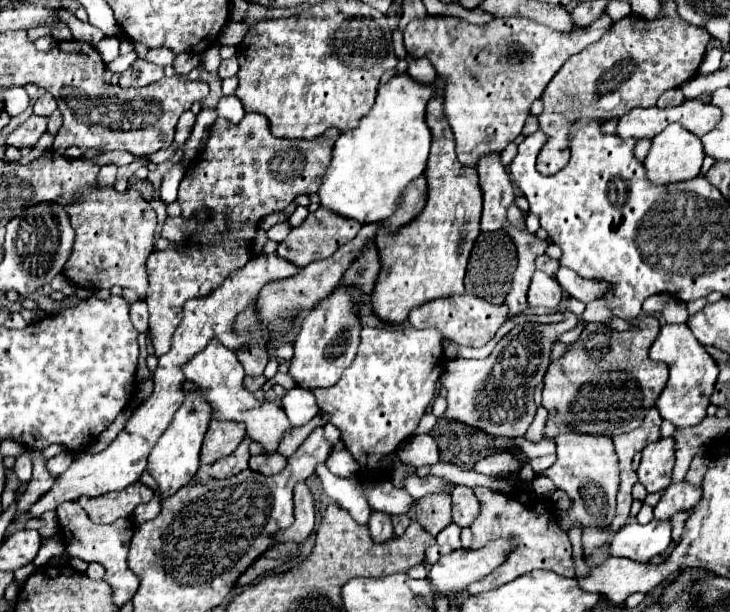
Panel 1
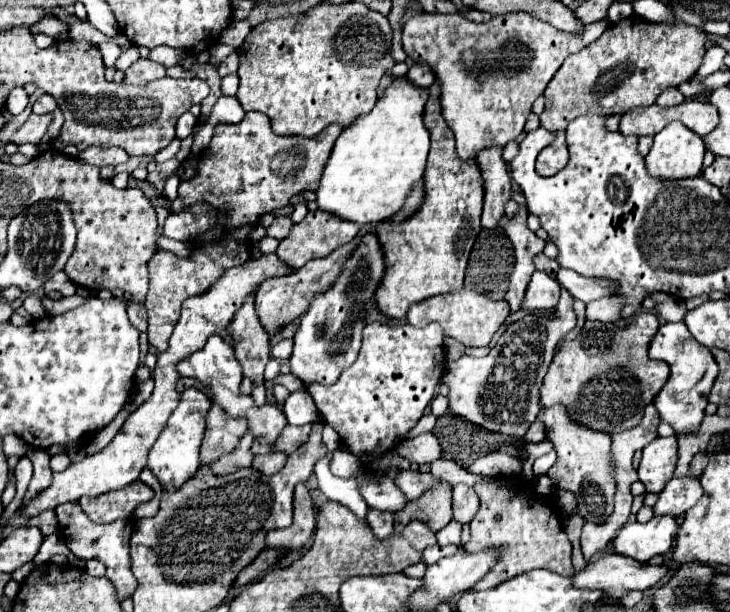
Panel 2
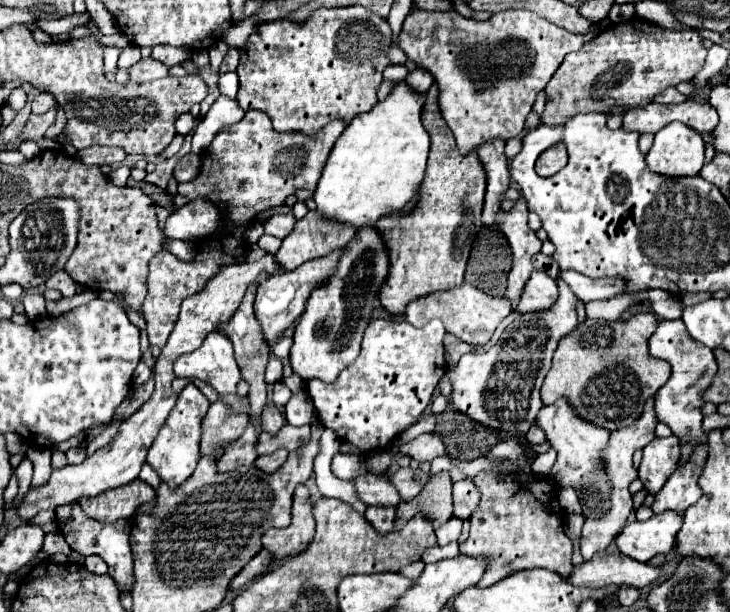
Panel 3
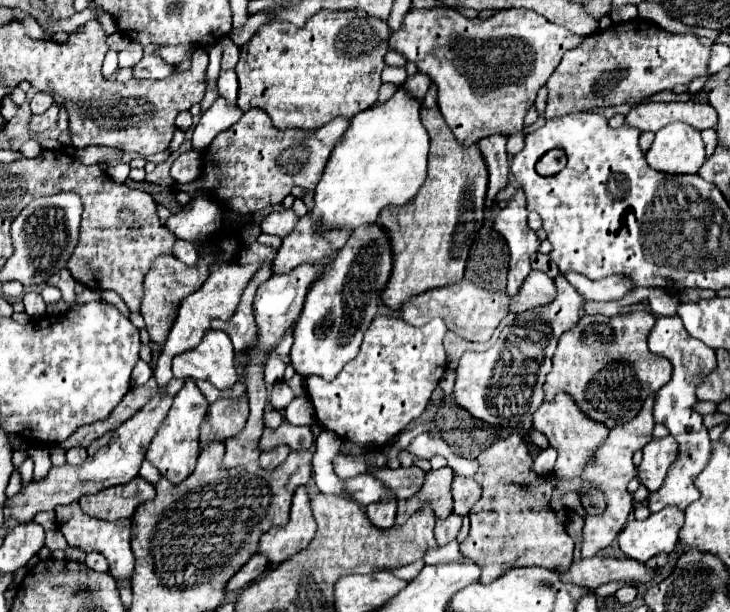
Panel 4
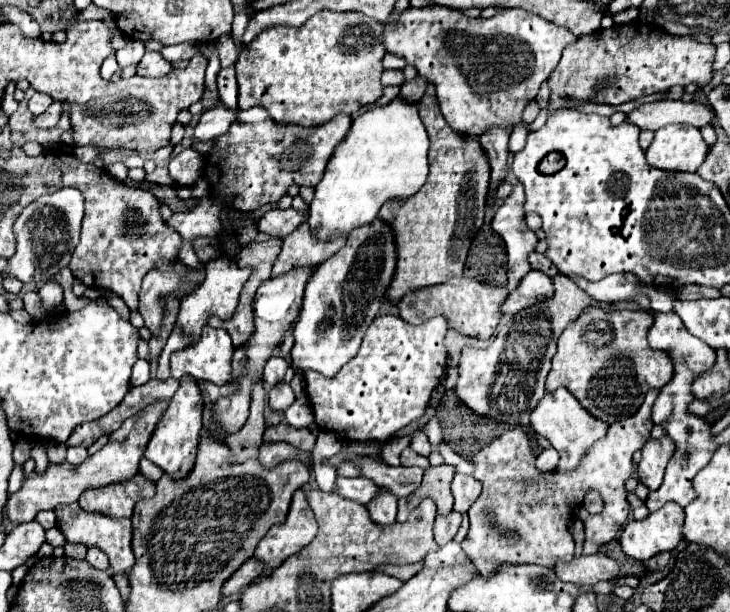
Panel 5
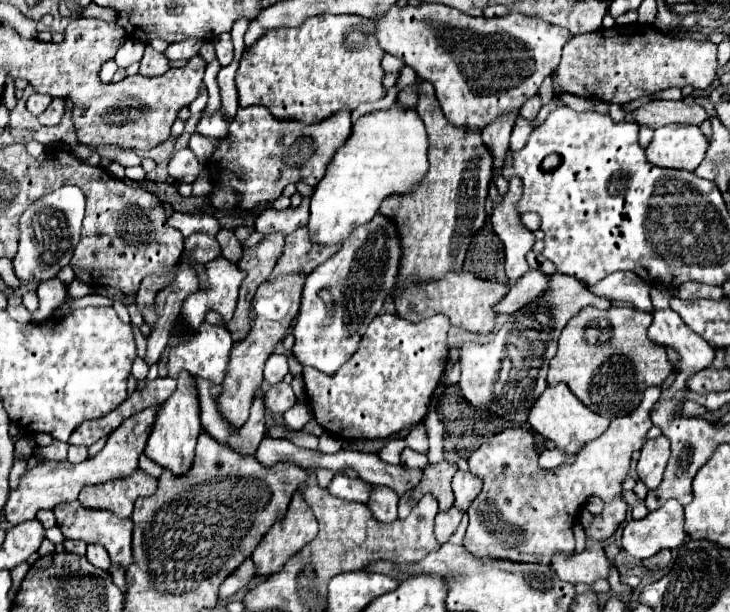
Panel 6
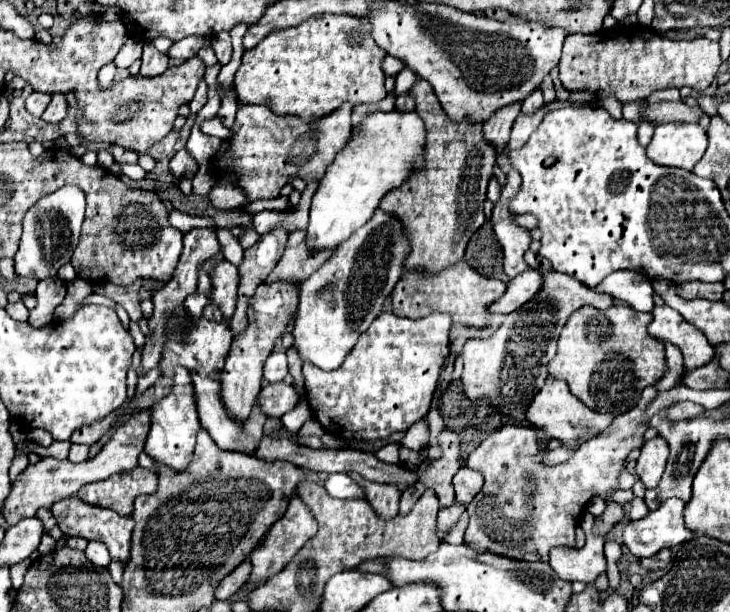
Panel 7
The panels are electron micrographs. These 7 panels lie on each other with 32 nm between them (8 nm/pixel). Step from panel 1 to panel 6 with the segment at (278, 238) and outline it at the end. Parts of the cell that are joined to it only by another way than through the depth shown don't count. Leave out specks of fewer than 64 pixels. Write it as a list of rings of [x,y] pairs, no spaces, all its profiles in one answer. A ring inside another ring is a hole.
[[[304,200],[304,204],[300,208],[264,210],[258,215],[258,232],[262,232],[262,234],[281,232],[287,236],[308,222],[309,206],[310,200]]]

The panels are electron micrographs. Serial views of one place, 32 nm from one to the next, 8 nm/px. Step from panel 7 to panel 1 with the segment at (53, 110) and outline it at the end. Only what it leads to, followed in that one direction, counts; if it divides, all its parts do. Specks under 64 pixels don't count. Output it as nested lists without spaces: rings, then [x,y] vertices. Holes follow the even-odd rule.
[[[30,116],[22,126],[18,126],[8,138],[6,138],[6,146],[14,146],[14,148],[26,148],[26,146],[34,146],[38,142],[38,138],[46,132],[46,124],[48,118],[42,116]]]

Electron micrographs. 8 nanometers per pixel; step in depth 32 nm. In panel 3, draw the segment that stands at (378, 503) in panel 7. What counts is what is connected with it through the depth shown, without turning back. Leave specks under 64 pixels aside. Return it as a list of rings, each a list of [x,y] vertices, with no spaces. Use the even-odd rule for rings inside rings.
[[[370,506],[370,508],[366,510],[366,520],[372,524],[372,528],[374,528],[380,536],[384,536],[384,534],[392,532],[392,526],[394,526],[394,514],[396,514],[396,510]]]

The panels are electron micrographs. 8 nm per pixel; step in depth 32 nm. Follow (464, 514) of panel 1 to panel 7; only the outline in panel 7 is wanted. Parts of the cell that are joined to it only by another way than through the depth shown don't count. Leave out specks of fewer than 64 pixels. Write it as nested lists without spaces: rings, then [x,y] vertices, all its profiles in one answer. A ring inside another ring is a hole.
[[[460,468],[452,480],[456,492],[456,504],[468,506],[474,496],[482,490],[482,474],[470,468]]]

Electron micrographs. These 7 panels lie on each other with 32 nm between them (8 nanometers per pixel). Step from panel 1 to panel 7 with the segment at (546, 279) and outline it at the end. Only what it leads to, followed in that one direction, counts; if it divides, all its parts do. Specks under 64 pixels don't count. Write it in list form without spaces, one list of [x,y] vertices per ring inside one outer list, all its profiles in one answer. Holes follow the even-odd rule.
[[[526,270],[526,274],[520,274],[518,278],[508,282],[506,294],[498,302],[490,304],[490,312],[510,314],[530,302],[542,290],[542,286],[542,274],[538,270]]]

